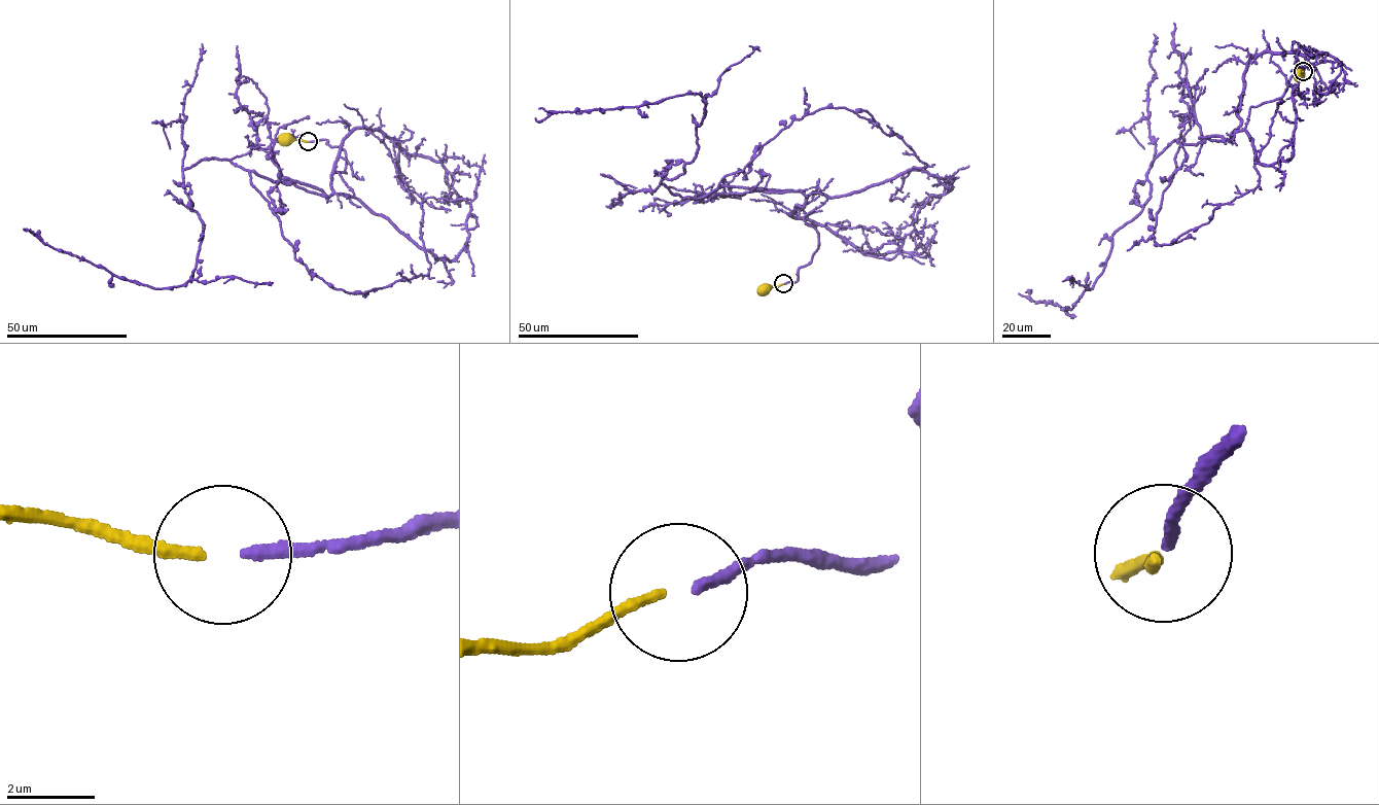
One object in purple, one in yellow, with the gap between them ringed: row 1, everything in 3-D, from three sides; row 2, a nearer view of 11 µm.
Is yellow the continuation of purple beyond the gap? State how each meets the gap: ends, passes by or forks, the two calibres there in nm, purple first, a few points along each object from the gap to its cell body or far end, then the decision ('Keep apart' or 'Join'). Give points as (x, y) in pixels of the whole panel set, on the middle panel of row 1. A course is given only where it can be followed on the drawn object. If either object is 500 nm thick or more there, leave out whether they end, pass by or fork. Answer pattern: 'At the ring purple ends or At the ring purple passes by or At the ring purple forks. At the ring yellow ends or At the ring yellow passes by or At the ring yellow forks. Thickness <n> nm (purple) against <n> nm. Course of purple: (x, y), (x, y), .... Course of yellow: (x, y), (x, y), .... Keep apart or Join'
At the ring purple ends. At the ring yellow ends. Thickness 280 nm (purple) against 240 nm. Course of purple: (784, 284), (818, 248), (804, 216), (826, 197), (670, 194), (660, 183), (692, 162), (700, 95), (535, 118). Course of yellow: (782, 283), (763, 289). Join

